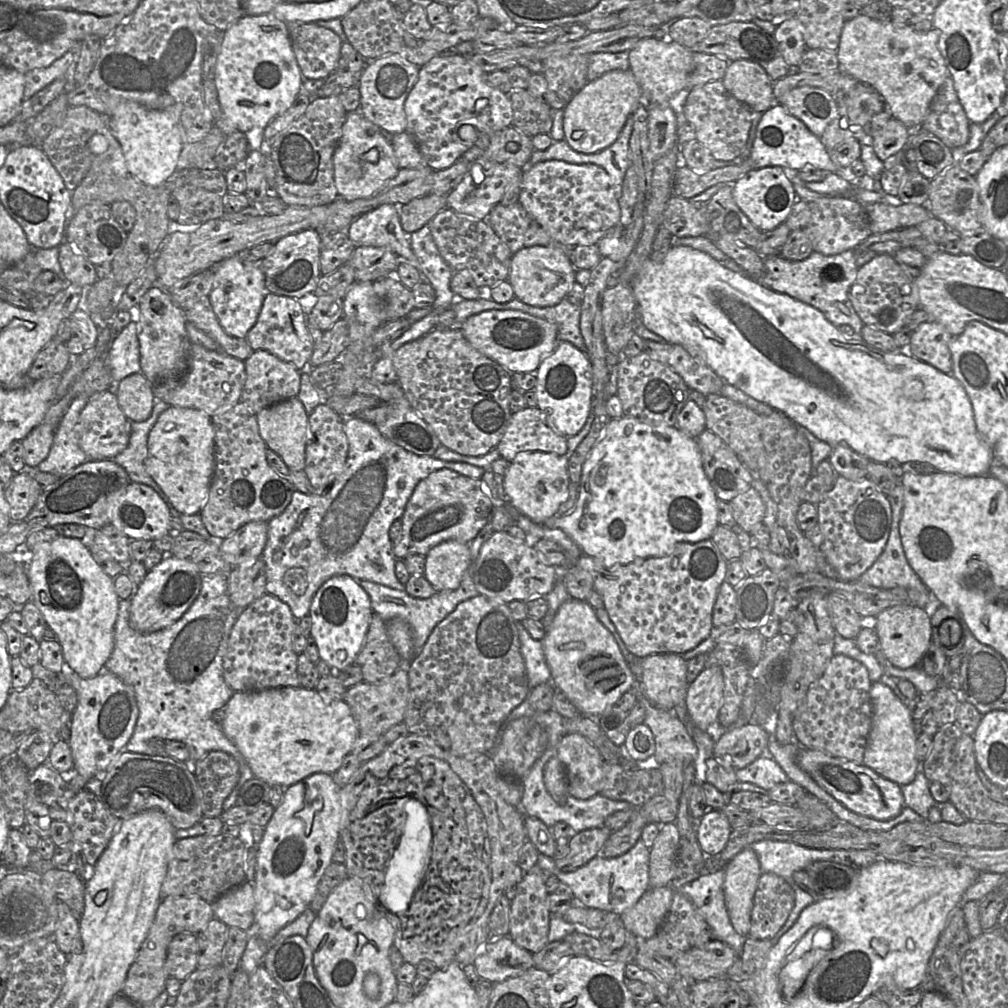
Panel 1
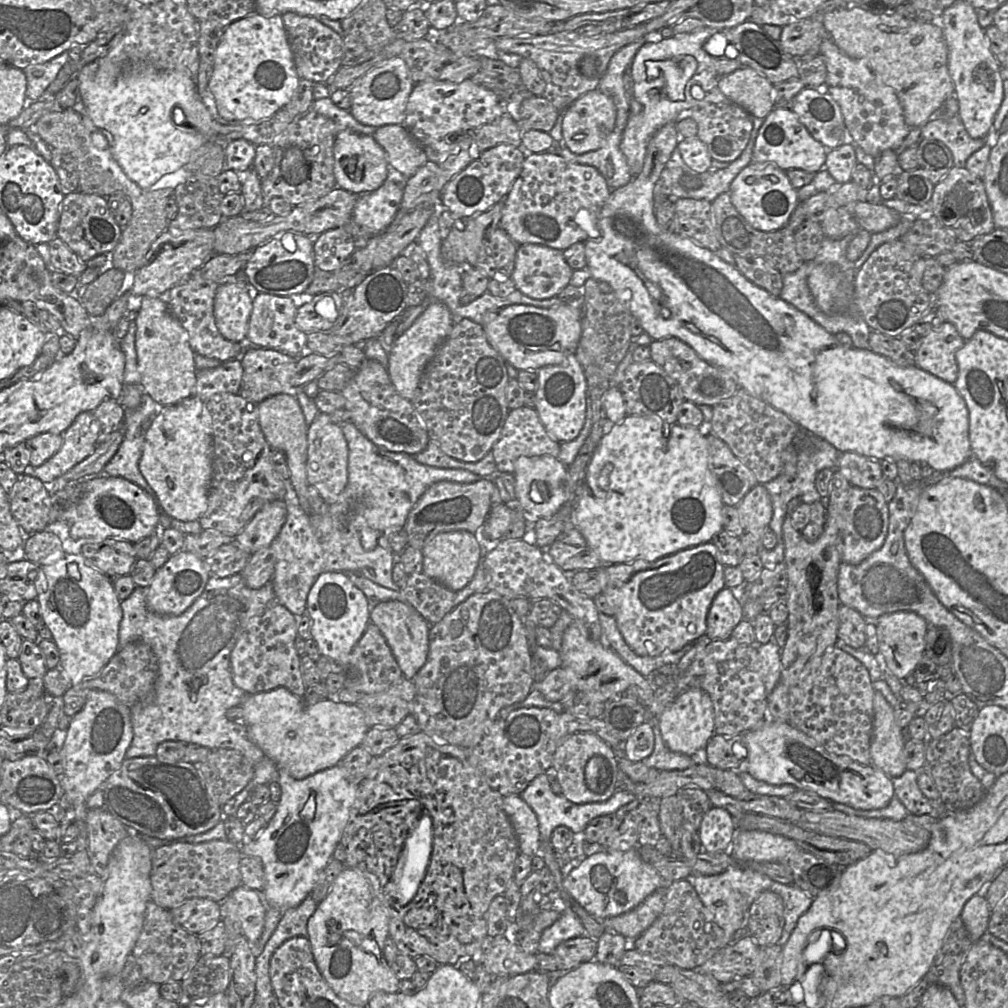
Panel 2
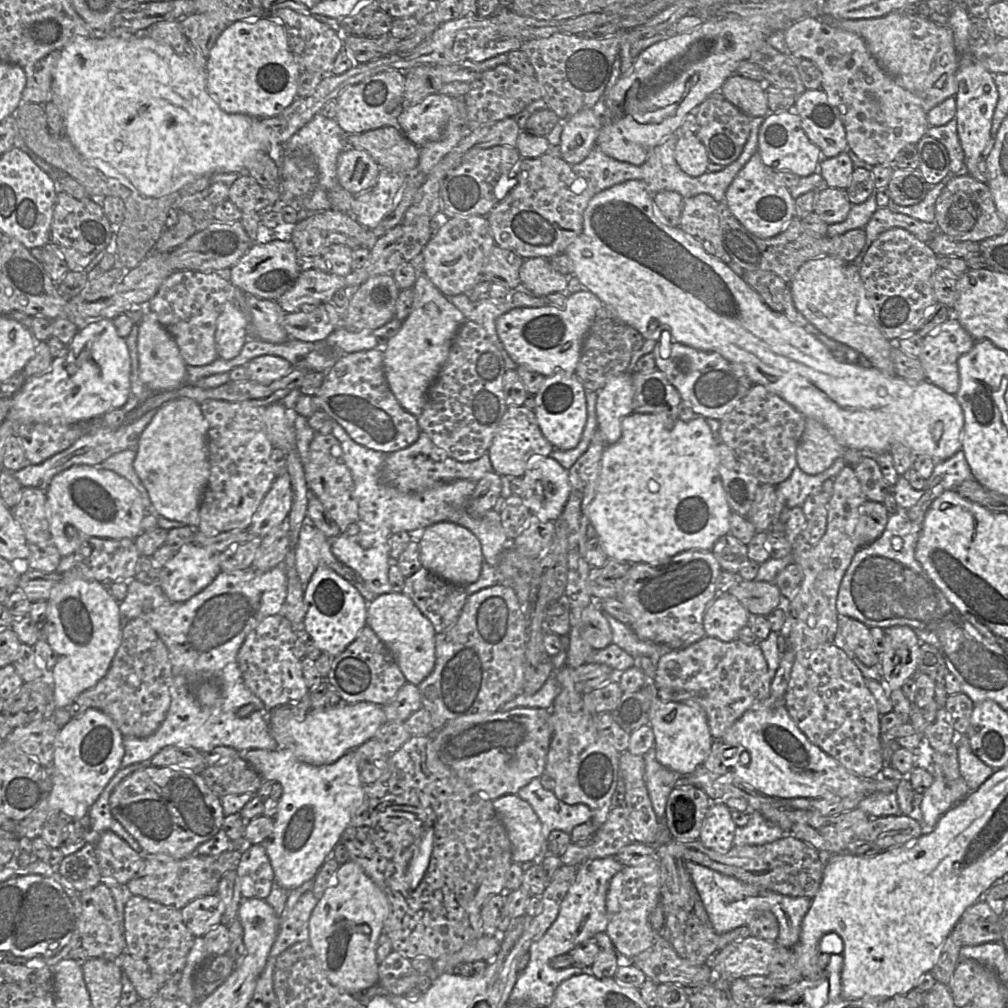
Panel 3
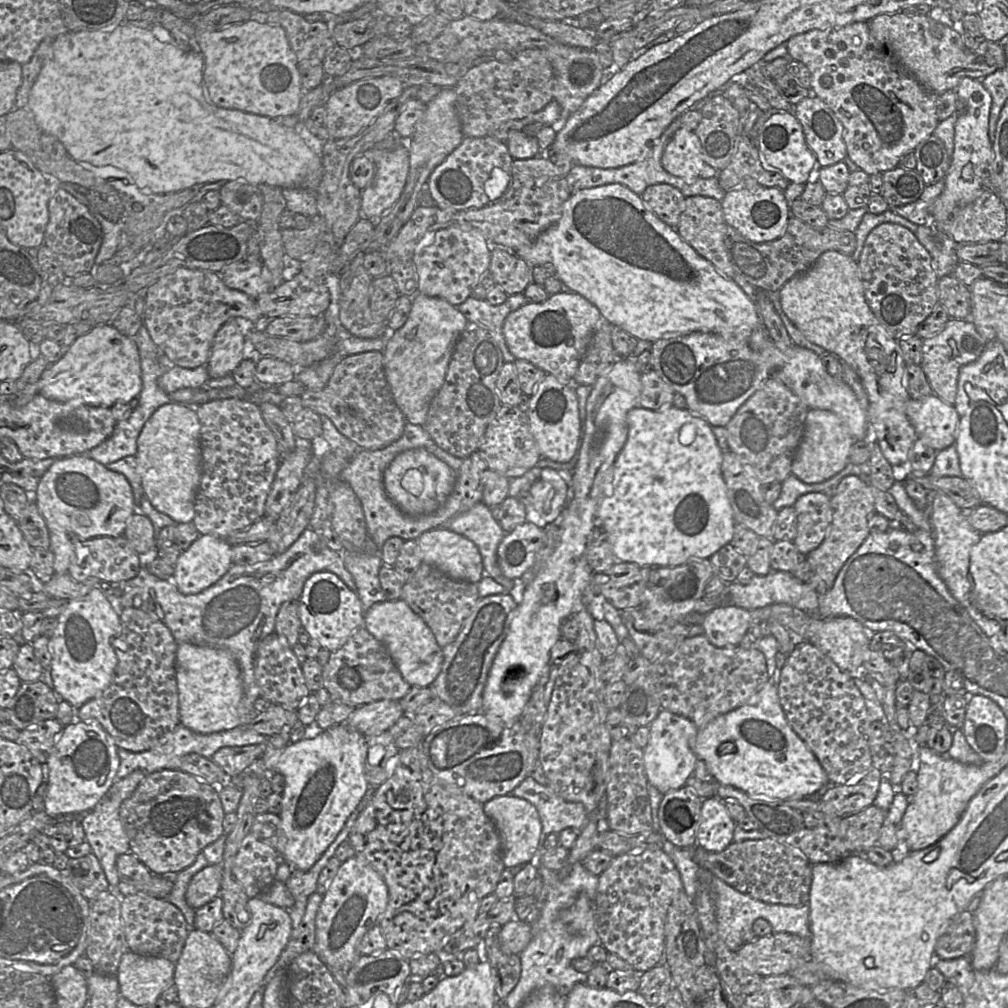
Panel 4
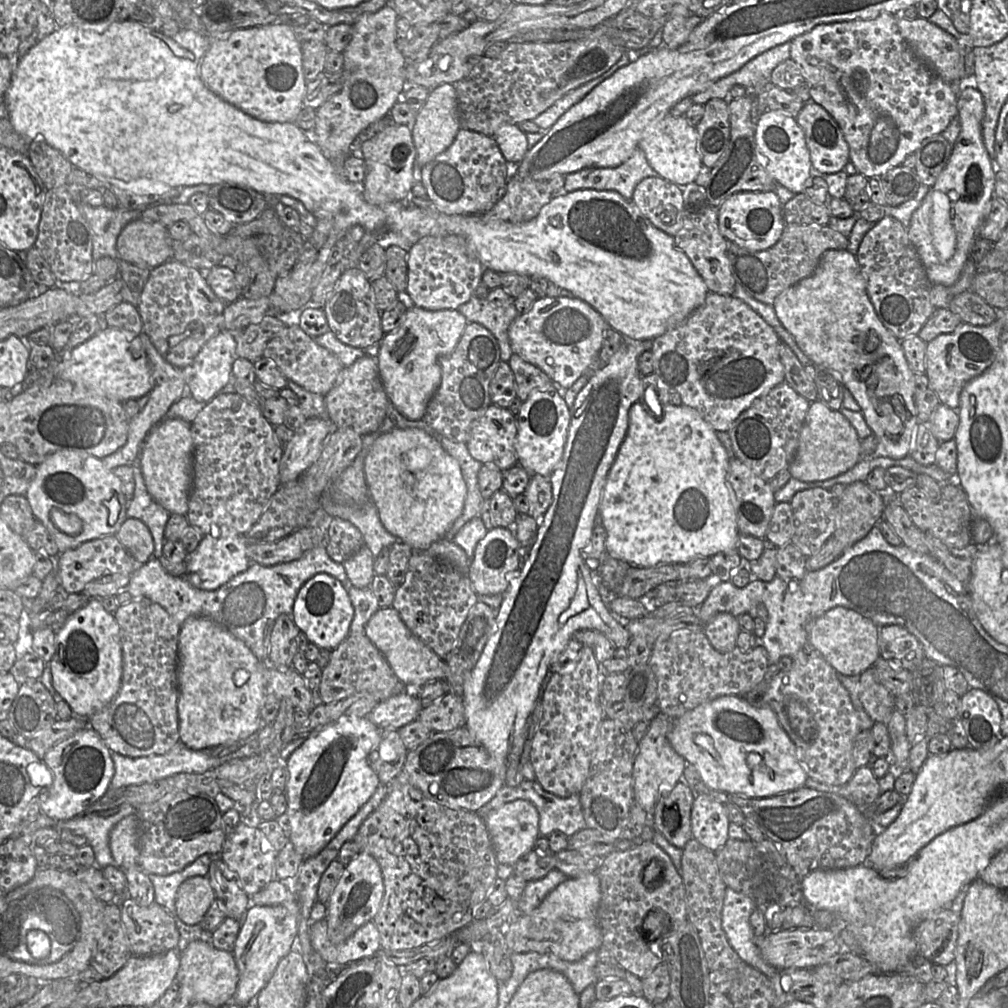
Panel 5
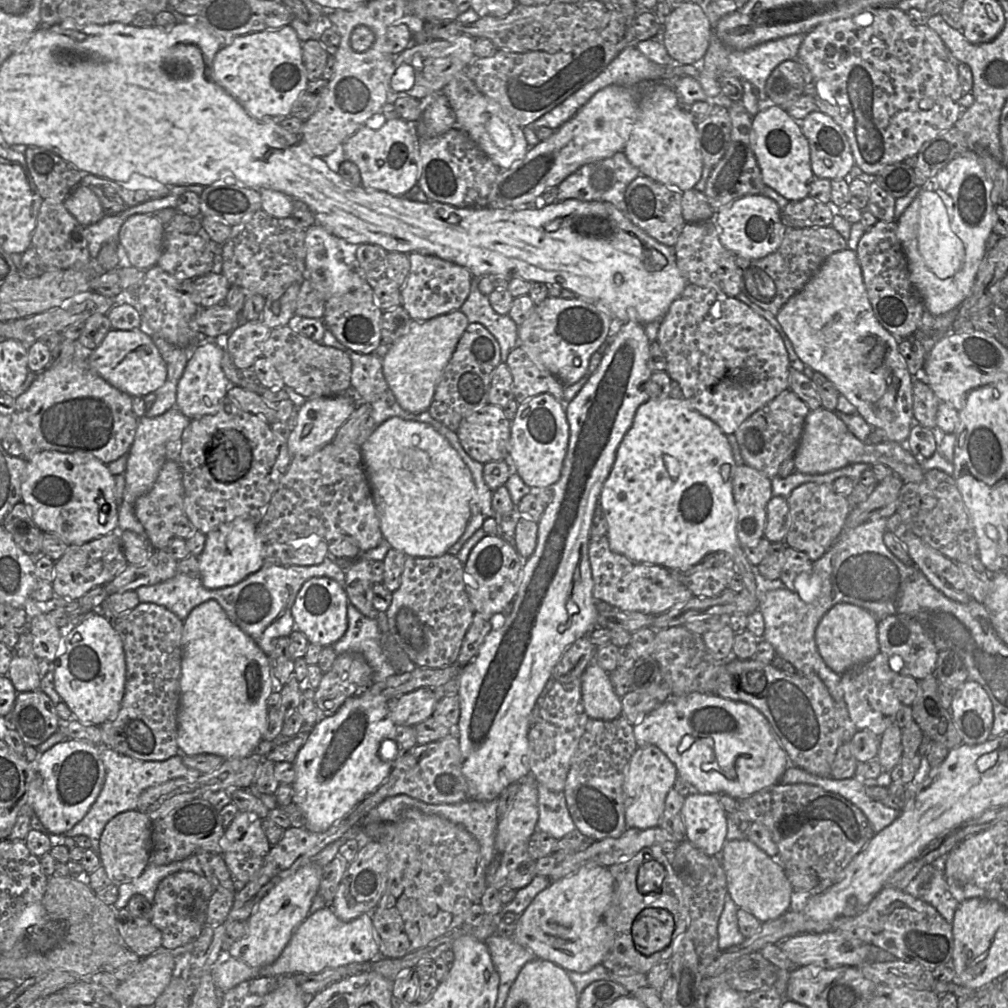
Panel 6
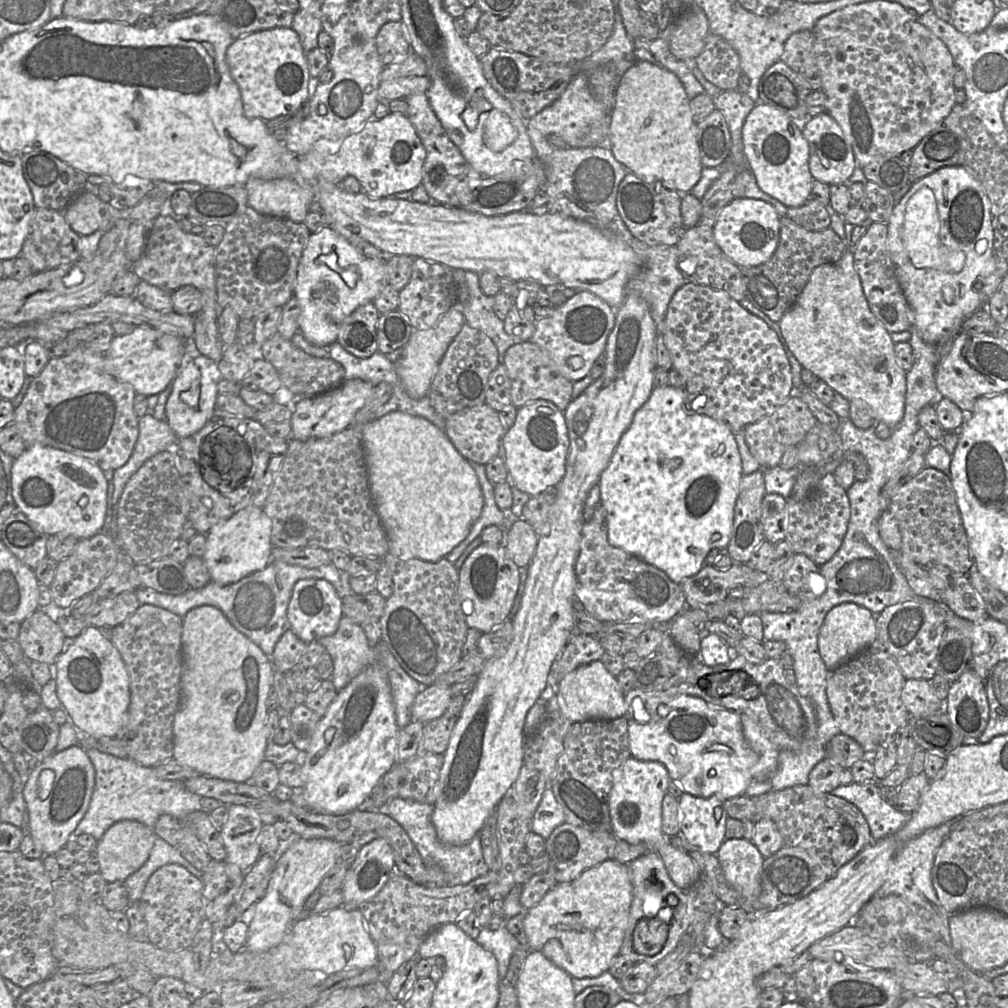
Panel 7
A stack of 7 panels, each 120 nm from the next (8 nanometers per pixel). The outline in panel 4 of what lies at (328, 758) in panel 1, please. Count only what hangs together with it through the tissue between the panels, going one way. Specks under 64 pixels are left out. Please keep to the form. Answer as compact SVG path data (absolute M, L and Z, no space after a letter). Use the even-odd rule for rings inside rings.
M384 699L355 708L345 723L367 738L388 731L403 715L398 700Z

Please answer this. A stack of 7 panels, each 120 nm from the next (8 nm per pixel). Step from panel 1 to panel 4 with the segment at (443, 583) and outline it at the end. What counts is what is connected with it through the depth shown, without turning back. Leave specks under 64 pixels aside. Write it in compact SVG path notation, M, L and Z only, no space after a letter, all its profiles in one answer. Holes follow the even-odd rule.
M448 529L424 532L418 539L422 561L452 579L477 584L483 576L482 558L477 546Z

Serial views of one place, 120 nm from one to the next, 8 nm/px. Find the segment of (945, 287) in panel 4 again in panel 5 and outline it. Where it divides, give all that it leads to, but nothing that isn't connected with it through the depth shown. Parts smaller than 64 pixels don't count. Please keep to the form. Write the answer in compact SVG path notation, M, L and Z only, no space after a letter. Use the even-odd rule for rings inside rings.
M971 290L953 297L948 309L974 326L988 326L998 319L998 311Z

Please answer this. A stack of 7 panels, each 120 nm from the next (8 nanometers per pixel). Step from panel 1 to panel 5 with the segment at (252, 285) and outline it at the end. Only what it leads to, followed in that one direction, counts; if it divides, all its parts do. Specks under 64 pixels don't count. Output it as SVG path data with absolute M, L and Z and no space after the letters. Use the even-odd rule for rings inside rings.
M222 329L206 342L192 364L187 394L200 403L208 403L232 382L232 367L236 360L236 340L230 331Z

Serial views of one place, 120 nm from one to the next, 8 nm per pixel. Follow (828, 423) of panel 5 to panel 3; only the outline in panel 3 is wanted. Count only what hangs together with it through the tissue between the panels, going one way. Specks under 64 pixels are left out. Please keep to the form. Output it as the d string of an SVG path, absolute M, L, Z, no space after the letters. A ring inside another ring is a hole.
M806 418L796 449L797 466L806 474L817 475L841 457L845 449L821 422Z

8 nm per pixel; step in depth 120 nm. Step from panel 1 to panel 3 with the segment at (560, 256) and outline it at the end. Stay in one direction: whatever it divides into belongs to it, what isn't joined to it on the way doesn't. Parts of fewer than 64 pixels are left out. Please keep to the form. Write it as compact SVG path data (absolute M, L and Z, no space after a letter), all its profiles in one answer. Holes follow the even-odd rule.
M544 257L524 259L520 280L520 288L536 297L567 291L568 276L556 271Z

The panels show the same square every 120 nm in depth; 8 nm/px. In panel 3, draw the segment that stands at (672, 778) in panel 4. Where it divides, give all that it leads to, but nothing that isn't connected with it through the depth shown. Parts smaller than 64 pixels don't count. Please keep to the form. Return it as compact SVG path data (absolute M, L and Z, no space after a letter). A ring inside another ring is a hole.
M654 697L650 707L650 727L653 730L657 761L682 775L691 774L709 756L713 737L707 724L704 709L693 701L664 702Z

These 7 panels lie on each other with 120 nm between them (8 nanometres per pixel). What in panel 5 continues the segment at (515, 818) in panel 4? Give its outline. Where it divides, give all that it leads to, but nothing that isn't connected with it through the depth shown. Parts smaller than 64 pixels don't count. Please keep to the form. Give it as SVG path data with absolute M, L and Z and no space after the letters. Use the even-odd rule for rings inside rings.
M516 799L497 809L491 810L486 816L486 825L498 863L514 865L522 856L534 850L539 837L539 813L528 800Z

